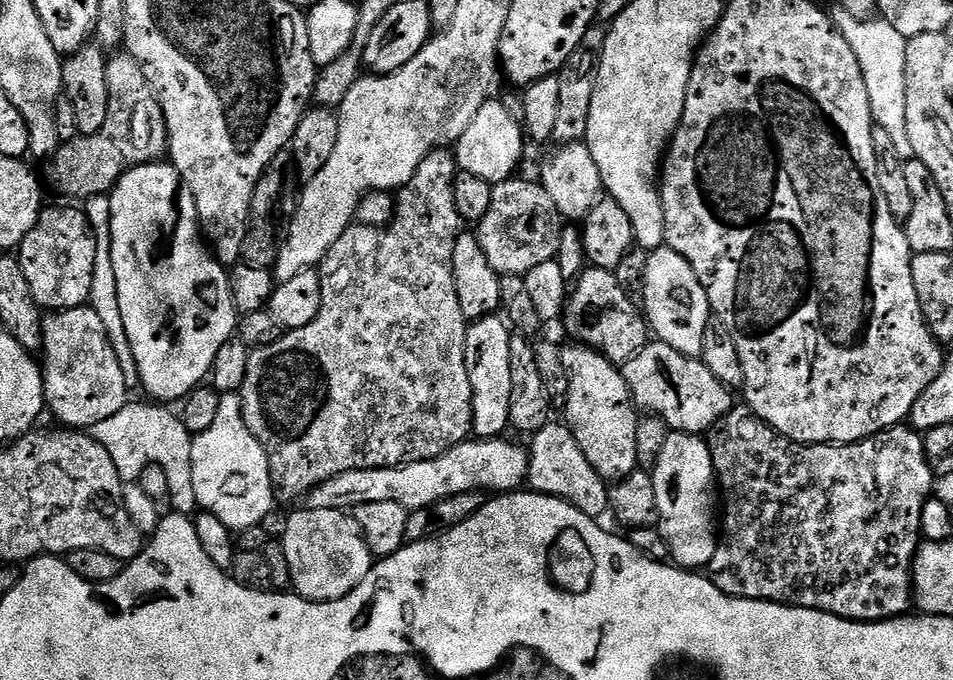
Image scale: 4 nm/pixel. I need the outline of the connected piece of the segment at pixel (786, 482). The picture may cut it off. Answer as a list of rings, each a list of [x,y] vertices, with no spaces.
[[[733,407],[706,433],[718,488],[722,493],[722,531],[718,536],[714,558],[706,569],[712,584],[727,596],[737,596],[743,600],[765,600],[771,604],[789,604],[791,608],[809,608],[847,620],[875,622],[895,620],[897,616],[905,615],[914,604],[914,561],[916,549],[922,543],[920,527],[924,503],[933,495],[932,472],[934,476],[933,465],[932,468],[928,465],[928,456],[924,453],[923,438],[908,427],[887,428],[885,432],[879,432],[868,440],[859,440],[857,444],[795,444],[762,422],[762,418],[758,418],[752,408]]]

